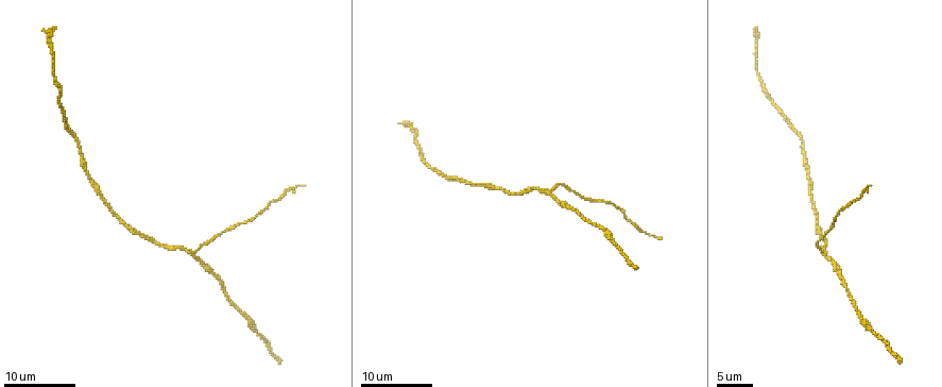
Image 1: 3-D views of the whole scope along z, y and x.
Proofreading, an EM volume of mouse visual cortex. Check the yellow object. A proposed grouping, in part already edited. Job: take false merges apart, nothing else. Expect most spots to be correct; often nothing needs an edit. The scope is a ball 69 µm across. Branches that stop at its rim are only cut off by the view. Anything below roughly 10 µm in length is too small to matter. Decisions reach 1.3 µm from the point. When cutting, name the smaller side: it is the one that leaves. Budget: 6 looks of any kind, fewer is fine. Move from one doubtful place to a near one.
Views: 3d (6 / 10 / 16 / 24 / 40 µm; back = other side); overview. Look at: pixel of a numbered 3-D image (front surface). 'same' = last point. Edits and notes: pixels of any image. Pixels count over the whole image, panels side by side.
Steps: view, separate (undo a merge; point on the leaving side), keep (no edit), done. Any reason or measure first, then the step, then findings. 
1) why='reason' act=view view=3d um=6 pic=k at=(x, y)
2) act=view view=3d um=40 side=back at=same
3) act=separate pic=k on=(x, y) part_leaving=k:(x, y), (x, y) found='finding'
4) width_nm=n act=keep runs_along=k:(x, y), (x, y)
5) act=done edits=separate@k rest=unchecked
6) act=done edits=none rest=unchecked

act=view view=3d um=24 pic=1 at=(128, 227)

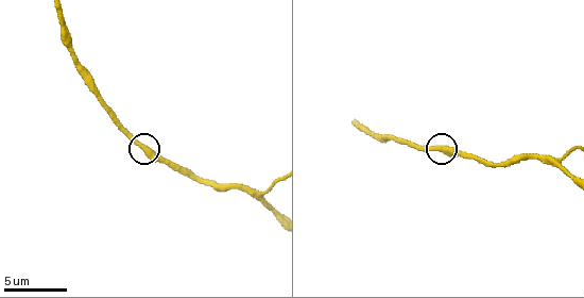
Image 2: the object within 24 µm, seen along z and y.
act=view view=3d um=10 pic=2 at=(440, 146)

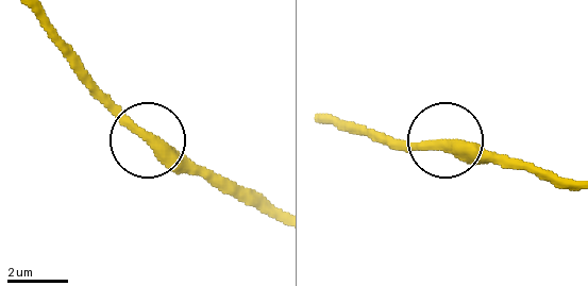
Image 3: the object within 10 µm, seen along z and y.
act=keep runs_along=3:(447, 148), (470, 142), (505, 163) found='one neuron here'

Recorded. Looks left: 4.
why='a fork' act=view view=3d um=6 pic=2 at=(559, 163)

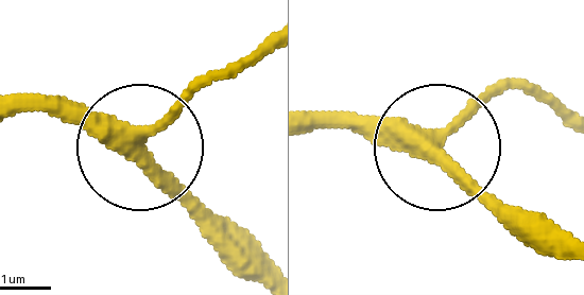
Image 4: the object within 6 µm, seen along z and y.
act=view view=3d um=6 side=back pic=4 at=(141, 144)

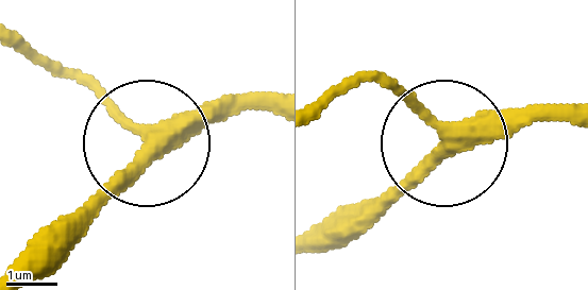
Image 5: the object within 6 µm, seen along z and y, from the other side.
act=keep runs_along=5:(564, 119), (487, 115), (449, 132), (378, 81) found='one neuron here'

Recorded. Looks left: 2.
why='thick turns thin' act=view view=3d um=16 pic=1 at=(582, 195)

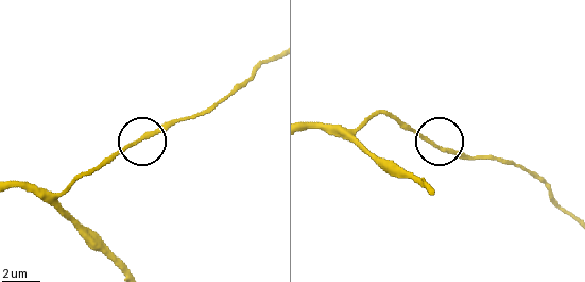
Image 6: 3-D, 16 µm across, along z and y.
act=view view=3d um=10 pic=6 at=(140, 139)

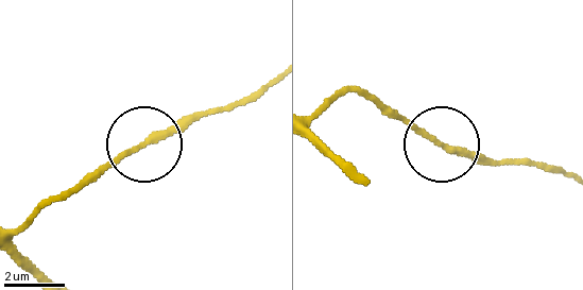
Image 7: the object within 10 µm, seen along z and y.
width_nm=180 act=keep runs_along=7:(14, 233), (151, 138), (181, 131), (202, 113) found='continuous, no second neuron'

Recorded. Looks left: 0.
act=done edits=none rest=unchecked

